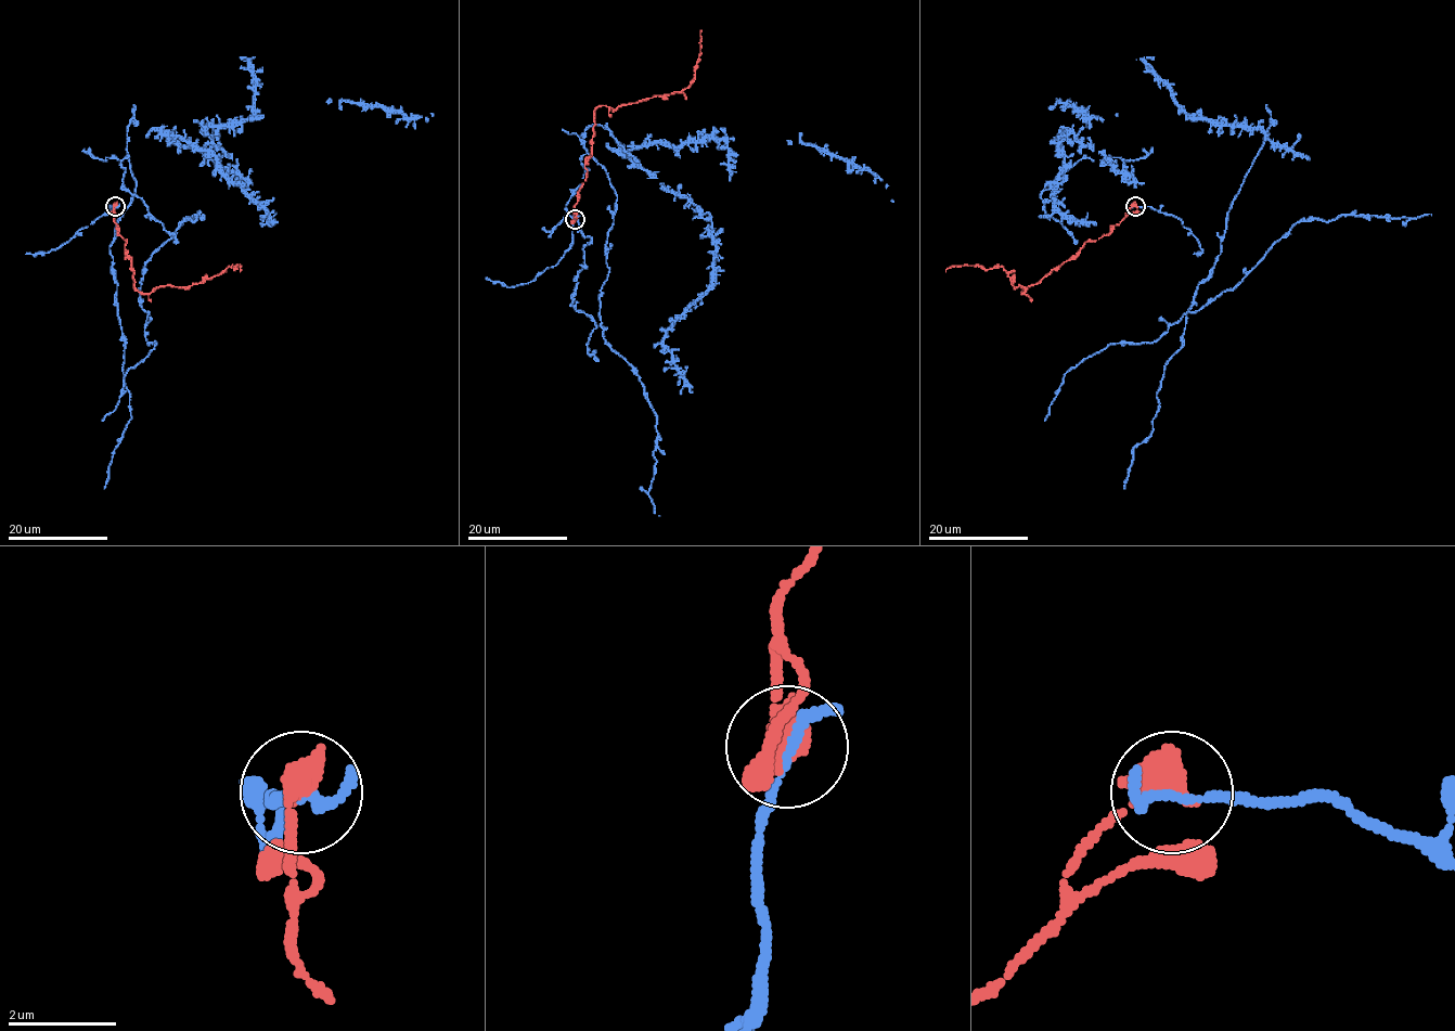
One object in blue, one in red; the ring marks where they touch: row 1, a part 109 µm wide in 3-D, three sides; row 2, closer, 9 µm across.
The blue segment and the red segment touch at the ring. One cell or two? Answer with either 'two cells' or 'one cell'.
one cell

